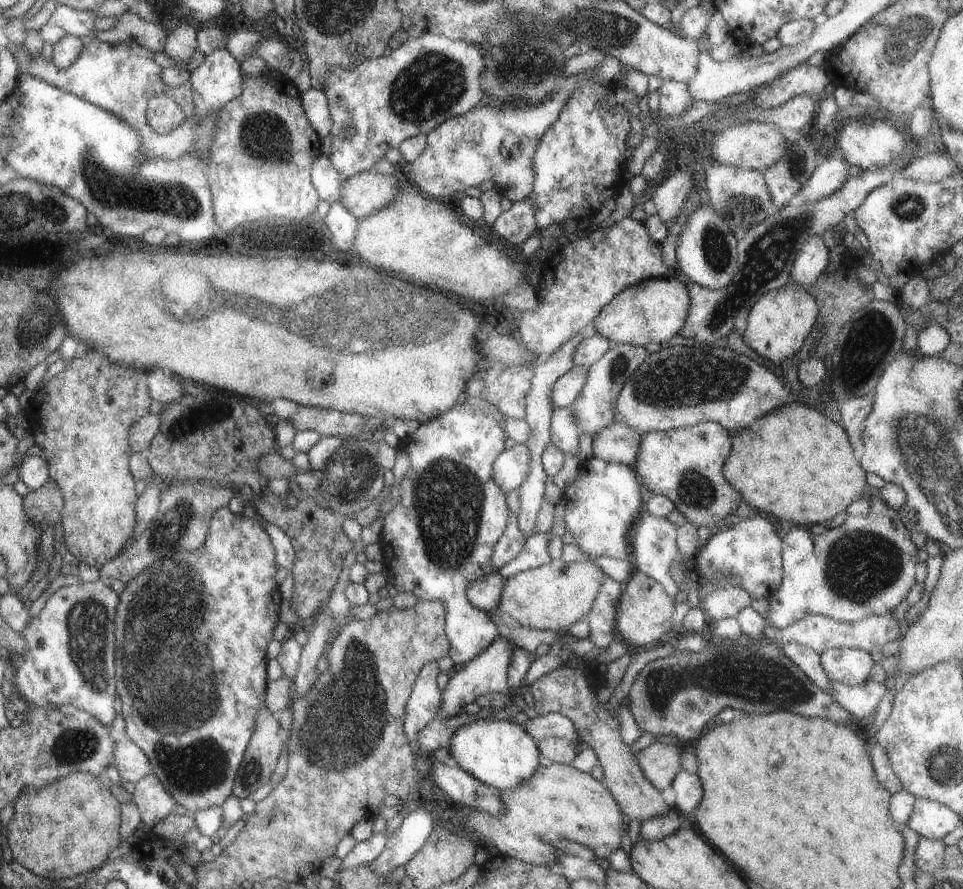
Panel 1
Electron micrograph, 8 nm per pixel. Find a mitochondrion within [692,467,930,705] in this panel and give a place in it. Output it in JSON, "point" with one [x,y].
{"point":[859,567]}

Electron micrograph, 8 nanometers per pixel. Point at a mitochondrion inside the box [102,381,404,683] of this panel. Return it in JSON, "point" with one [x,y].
{"point":[155,606]}

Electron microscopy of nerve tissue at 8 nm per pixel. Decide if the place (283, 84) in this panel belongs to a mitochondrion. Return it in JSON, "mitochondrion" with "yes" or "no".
{"mitochondrion":"no"}

